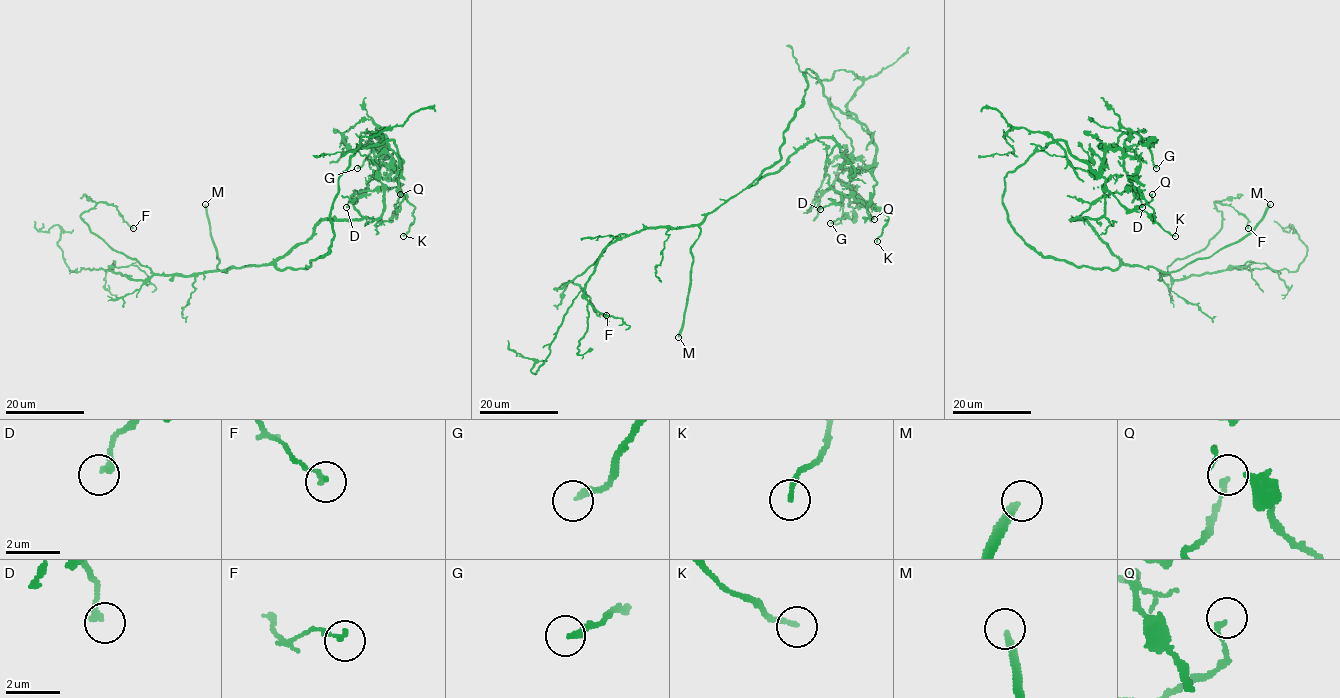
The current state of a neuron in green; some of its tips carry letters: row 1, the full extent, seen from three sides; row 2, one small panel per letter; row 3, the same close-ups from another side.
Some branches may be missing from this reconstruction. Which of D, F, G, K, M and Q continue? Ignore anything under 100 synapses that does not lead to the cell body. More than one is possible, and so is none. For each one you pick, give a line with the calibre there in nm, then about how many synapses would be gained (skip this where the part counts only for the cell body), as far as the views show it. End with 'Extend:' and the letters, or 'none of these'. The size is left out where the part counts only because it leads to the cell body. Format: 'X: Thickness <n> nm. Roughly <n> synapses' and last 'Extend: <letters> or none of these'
M: Thickness 240 nm
Extend: M

